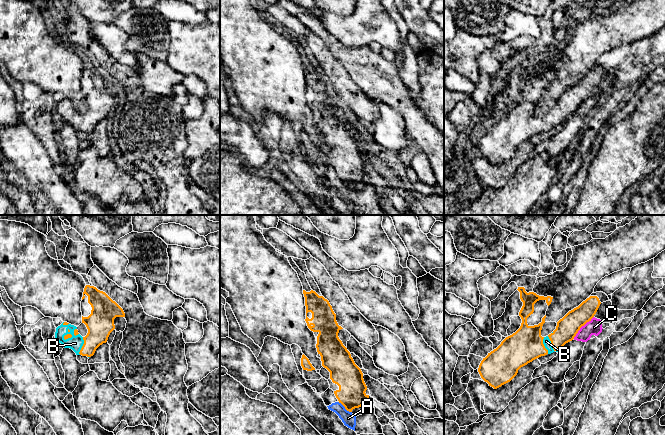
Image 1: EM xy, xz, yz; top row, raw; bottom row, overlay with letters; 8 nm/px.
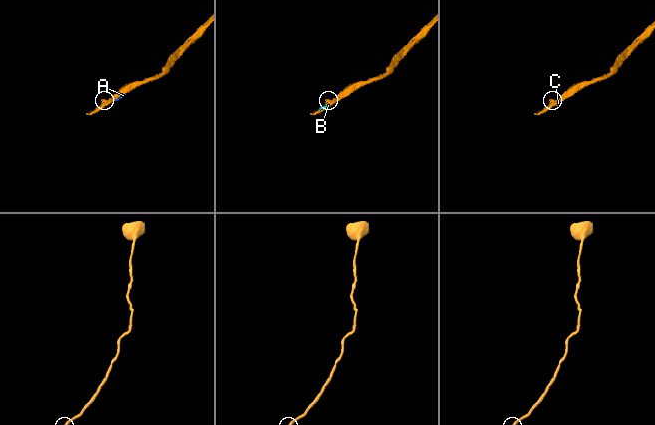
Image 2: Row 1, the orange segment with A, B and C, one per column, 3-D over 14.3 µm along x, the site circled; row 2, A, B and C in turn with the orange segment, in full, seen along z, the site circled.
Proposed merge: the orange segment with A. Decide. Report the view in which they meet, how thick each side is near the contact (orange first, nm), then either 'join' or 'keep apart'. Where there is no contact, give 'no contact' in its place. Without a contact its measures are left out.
xz | 220/110 nm | keep apart

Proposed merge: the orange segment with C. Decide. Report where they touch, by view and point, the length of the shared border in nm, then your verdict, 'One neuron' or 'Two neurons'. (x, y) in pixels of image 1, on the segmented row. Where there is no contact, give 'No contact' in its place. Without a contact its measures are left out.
Touches orange at yz (581, 326). Shared border 240 nm. Two neurons

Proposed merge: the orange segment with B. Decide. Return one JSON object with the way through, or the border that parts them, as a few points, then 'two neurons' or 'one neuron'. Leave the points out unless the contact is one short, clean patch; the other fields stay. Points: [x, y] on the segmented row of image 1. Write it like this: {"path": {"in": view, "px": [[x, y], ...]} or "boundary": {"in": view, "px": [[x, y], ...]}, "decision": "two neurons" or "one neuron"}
{"decision": "one neuron"}

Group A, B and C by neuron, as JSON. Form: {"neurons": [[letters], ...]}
{"neurons": [["A", "C"], ["B"]]}

